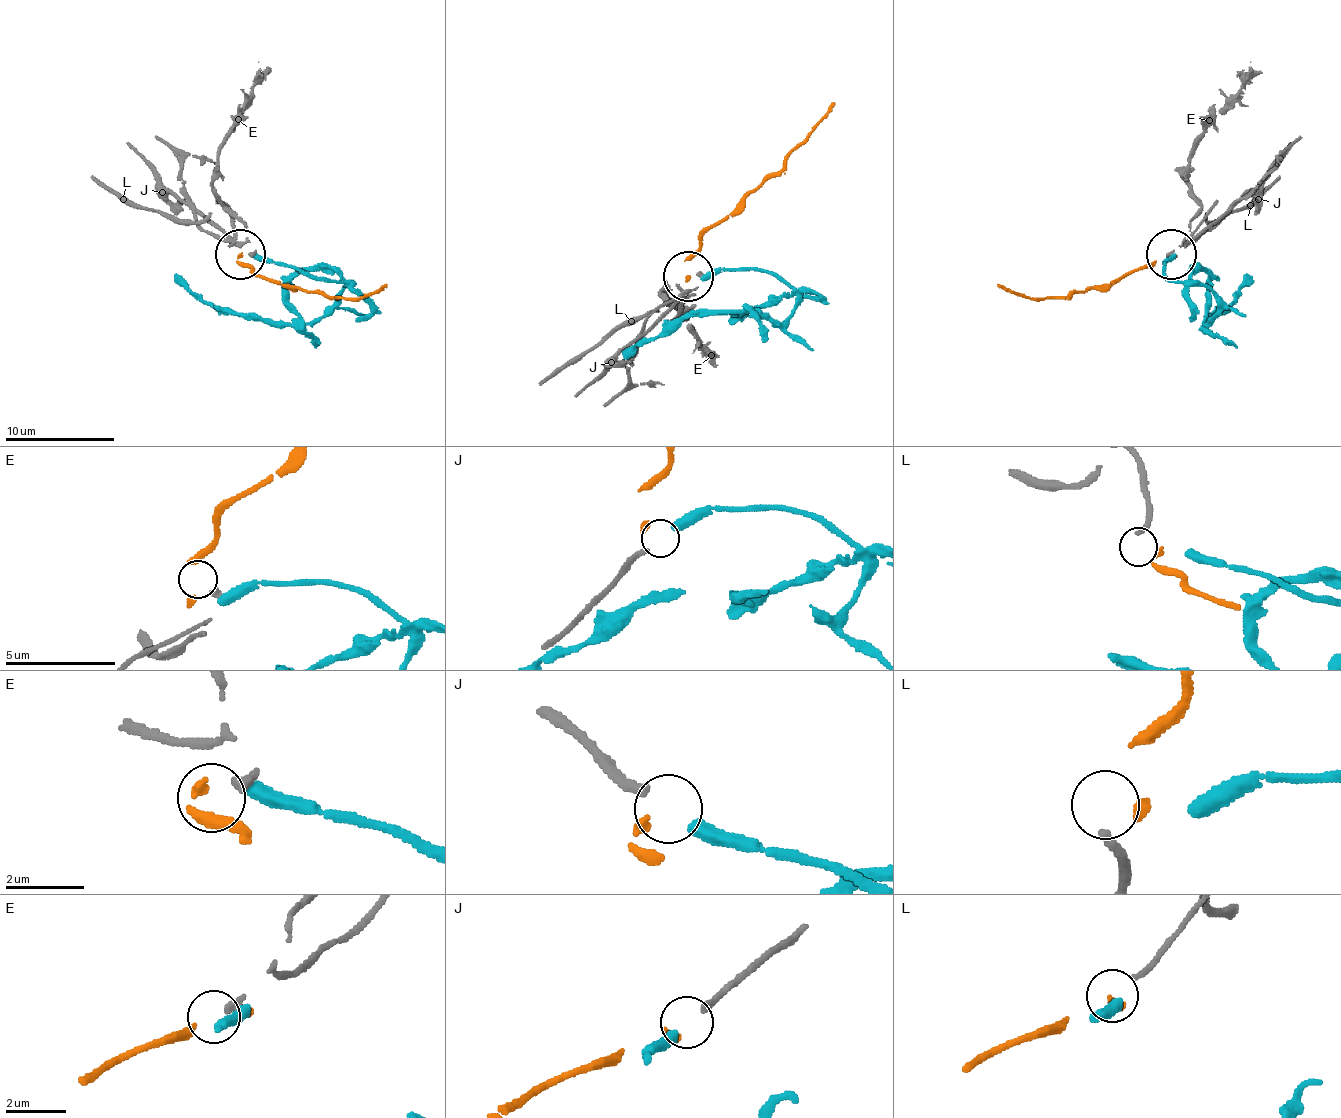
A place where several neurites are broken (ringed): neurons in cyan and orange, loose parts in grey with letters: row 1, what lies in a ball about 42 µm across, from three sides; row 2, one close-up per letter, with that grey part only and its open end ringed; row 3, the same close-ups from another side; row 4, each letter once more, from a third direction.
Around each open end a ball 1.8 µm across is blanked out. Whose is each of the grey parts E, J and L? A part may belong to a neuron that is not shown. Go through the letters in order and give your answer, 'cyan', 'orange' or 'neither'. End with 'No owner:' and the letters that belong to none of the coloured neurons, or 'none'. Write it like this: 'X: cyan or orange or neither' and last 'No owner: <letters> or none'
E: neither
J: cyan
L: orange
No owner: E

